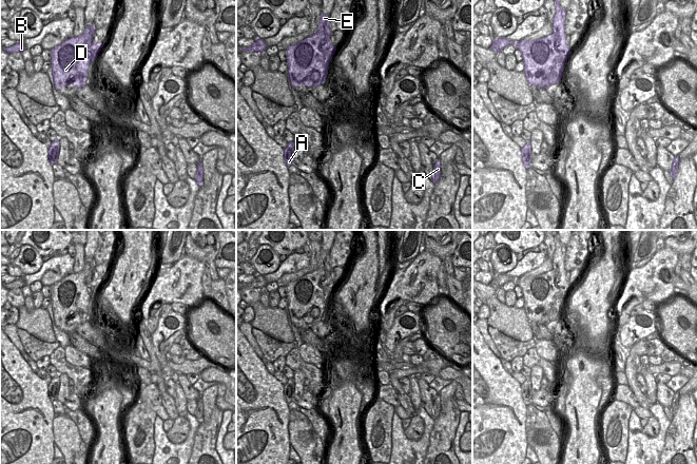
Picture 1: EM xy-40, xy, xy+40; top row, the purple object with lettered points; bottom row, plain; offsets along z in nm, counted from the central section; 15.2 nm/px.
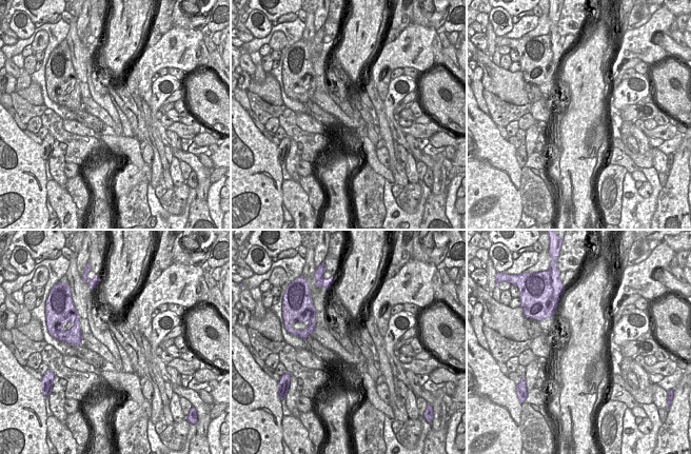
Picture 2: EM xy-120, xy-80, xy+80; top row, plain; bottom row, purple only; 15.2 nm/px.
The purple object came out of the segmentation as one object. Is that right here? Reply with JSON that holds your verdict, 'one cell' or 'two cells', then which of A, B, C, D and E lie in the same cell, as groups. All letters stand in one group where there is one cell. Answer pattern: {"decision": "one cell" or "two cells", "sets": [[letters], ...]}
{"decision": "two cells", "sets": [["A", "B", "C", "D"], ["E"]]}

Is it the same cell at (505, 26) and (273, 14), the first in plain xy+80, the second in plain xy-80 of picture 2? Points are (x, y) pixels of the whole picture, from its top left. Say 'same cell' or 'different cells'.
different cells

